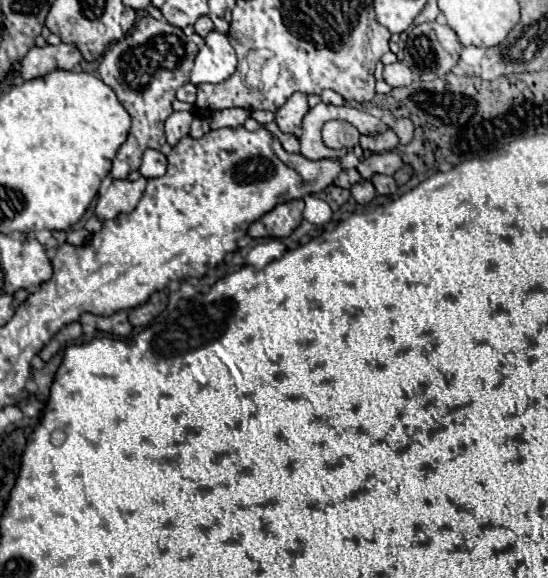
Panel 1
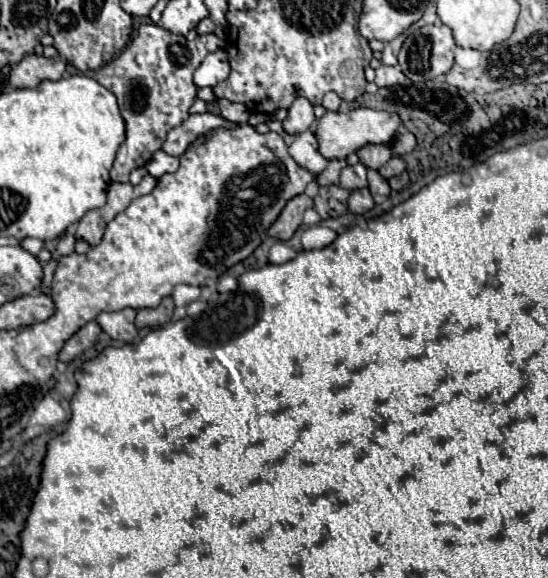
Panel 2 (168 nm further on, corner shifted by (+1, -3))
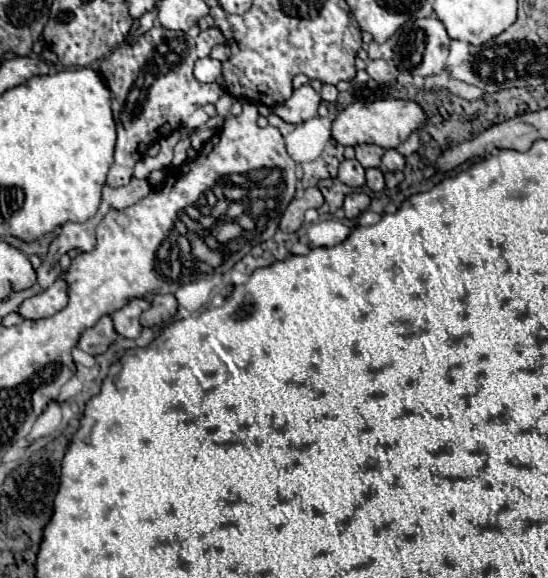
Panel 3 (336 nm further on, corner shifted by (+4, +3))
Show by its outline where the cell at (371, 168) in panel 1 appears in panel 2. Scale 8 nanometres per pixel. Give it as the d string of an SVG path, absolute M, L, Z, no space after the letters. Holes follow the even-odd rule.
M391 157L381 169L379 173L385 177L385 179L391 179L395 175L401 175L405 171L405 161L401 157Z

